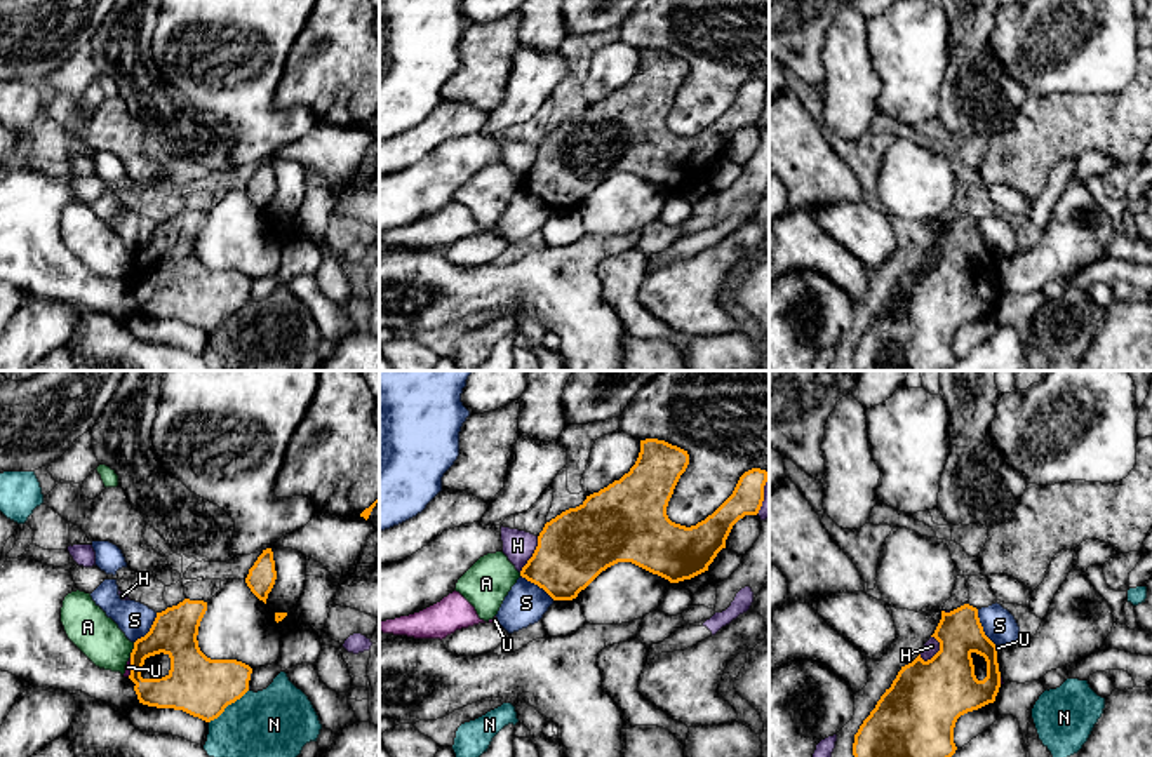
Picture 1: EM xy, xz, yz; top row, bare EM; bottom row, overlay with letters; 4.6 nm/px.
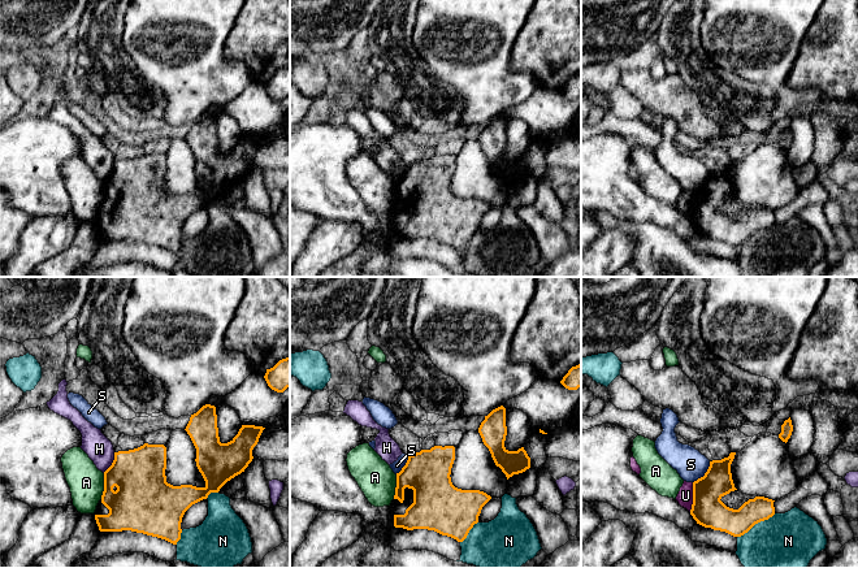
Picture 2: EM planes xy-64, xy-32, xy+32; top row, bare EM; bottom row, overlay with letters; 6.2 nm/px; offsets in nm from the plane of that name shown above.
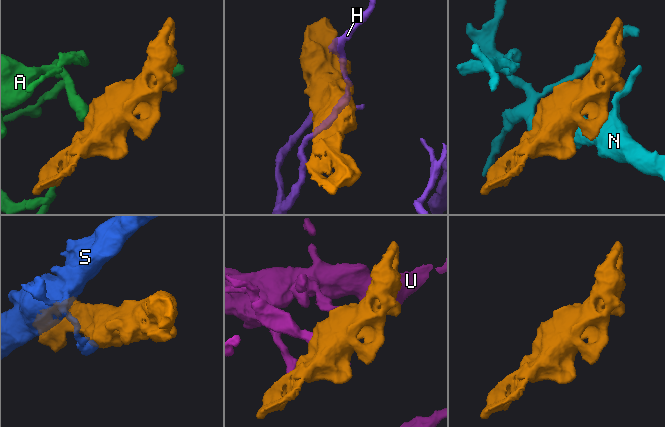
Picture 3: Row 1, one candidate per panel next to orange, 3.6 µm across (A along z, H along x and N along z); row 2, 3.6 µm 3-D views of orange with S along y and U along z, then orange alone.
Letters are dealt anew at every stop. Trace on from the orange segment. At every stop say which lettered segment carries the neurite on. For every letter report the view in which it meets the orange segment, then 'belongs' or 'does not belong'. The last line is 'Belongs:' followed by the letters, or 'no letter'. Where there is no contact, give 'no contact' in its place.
A: meets orange in xy; does not belong
H: meets orange in yz; does not belong
N: meets orange in xy; does not belong
S: meets orange in yz; does not belong
U: meets orange in xy; does not belong
Belongs: no letter

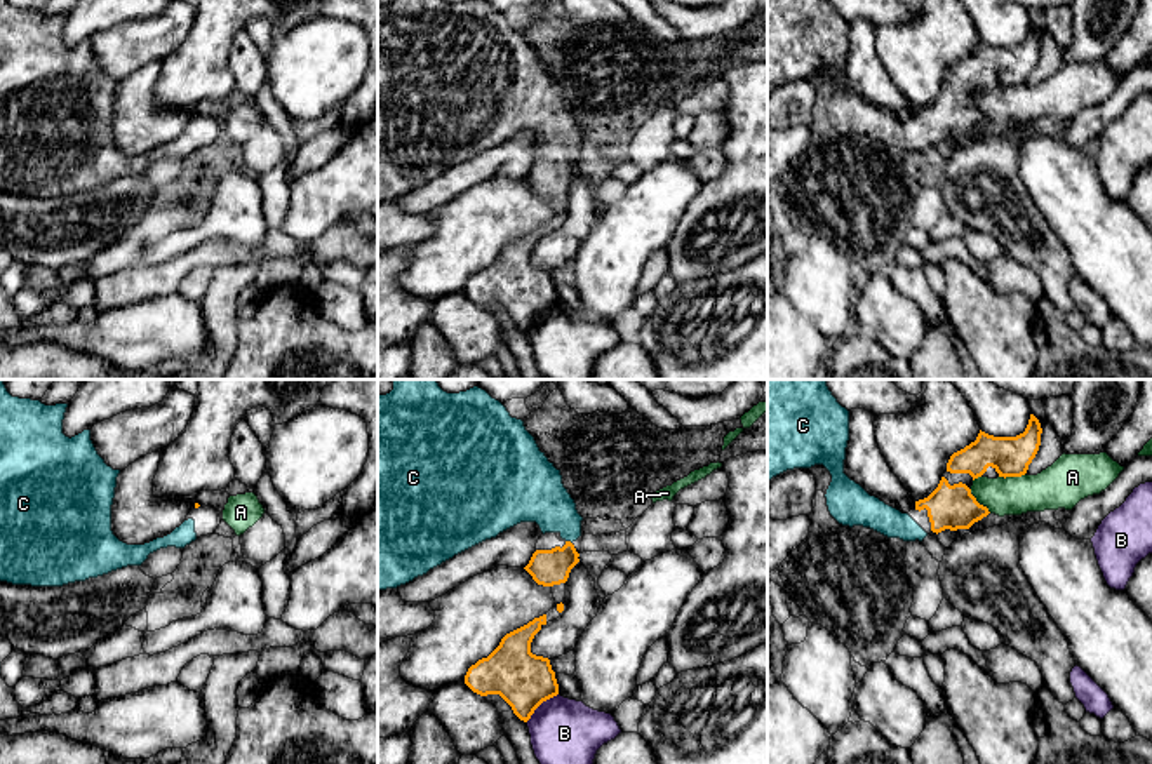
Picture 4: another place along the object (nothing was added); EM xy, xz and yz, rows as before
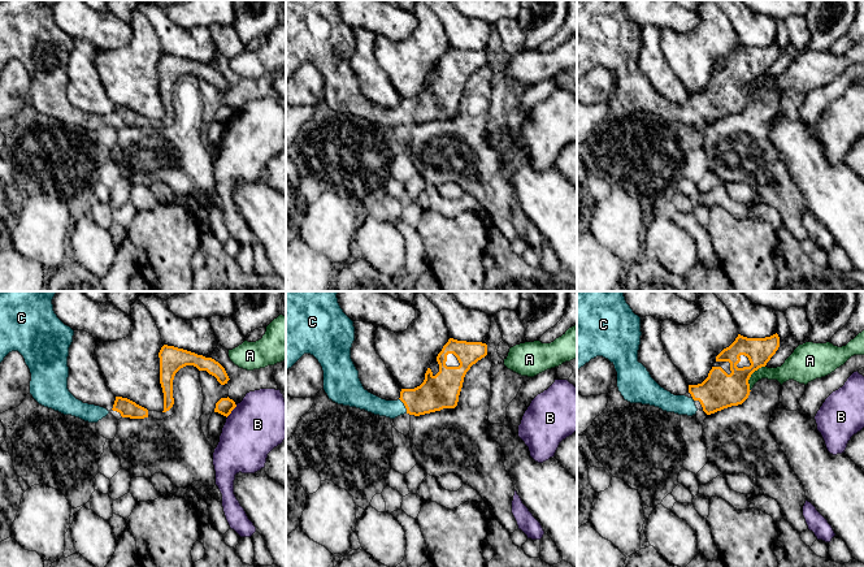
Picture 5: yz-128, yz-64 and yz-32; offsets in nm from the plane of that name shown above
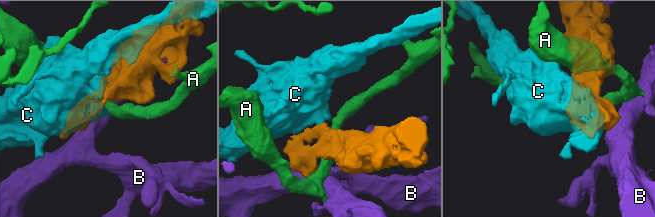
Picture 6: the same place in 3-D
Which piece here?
A: meets orange in yz; does not belong
B: meets orange in xz; does not belong
C: meets orange in xz; belongs
Belongs: C

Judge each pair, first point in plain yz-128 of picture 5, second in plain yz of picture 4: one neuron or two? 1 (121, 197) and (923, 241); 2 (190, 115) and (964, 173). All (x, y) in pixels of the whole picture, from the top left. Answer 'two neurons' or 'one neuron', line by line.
1: two neurons
2: one neuron

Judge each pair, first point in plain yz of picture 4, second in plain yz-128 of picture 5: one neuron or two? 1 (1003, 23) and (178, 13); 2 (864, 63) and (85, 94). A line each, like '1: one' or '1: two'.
1: two
2: one

